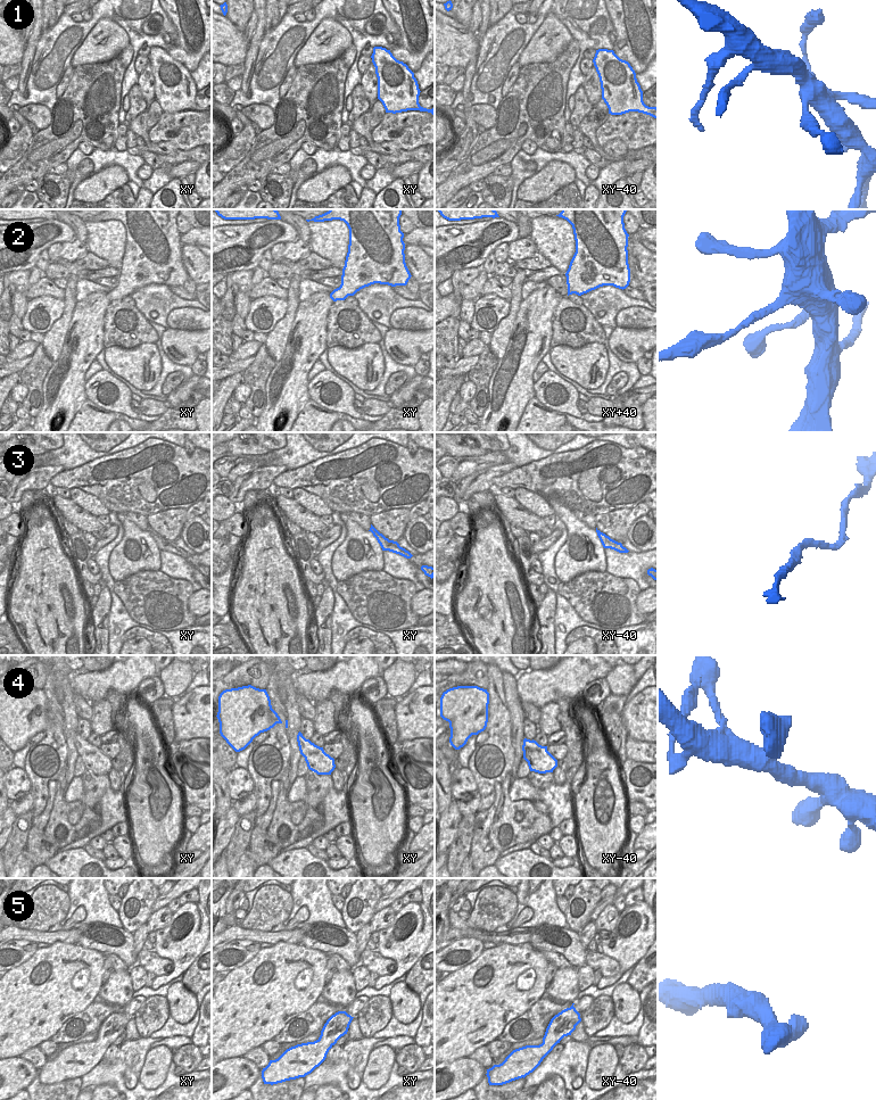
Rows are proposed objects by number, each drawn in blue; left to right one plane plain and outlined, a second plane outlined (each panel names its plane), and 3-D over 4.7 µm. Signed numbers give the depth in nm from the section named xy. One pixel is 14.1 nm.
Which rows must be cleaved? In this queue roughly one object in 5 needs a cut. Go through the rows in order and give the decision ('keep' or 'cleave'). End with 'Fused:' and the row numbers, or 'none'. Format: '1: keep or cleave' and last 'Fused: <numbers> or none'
1: keep
2: cleave
3: keep
4: keep
5: keep
Fused: 2

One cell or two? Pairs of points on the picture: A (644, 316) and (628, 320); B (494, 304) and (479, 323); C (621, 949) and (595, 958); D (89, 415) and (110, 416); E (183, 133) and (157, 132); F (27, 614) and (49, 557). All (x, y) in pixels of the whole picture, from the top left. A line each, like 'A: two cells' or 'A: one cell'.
A: one cell
B: one cell
C: two cells
D: one cell
E: one cell
F: one cell

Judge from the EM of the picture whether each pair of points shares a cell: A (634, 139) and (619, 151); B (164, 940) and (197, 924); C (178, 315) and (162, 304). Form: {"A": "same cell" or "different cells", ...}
{"A": "different cells", "B": "same cell", "C": "different cells"}

